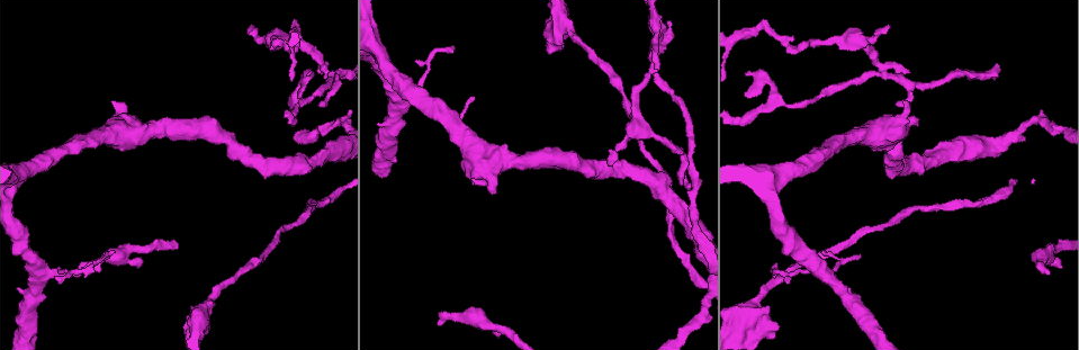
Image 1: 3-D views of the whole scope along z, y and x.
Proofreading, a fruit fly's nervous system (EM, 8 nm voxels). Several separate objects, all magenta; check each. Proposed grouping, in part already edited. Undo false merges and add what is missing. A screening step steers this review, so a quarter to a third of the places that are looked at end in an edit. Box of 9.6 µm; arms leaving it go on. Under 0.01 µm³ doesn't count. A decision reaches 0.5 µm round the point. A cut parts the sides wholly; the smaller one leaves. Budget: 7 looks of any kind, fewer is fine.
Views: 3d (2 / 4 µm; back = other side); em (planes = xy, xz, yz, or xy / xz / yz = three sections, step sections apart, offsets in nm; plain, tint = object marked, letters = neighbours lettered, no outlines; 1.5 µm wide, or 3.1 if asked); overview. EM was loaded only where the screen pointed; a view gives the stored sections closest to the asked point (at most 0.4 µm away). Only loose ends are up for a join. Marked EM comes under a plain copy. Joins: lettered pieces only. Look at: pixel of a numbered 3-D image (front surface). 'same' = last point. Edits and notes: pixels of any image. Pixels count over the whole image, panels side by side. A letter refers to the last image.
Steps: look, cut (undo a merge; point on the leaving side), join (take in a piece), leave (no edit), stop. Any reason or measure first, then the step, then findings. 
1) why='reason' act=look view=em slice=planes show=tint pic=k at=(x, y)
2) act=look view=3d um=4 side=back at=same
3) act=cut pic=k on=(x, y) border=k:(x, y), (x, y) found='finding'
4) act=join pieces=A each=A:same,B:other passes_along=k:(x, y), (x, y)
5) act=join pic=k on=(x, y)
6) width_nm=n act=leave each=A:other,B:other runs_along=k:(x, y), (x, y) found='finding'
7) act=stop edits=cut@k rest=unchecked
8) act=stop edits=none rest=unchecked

why='sharp bend' act=look view=em slice=yz step=8 show=tint pic=1 at=(884, 73)

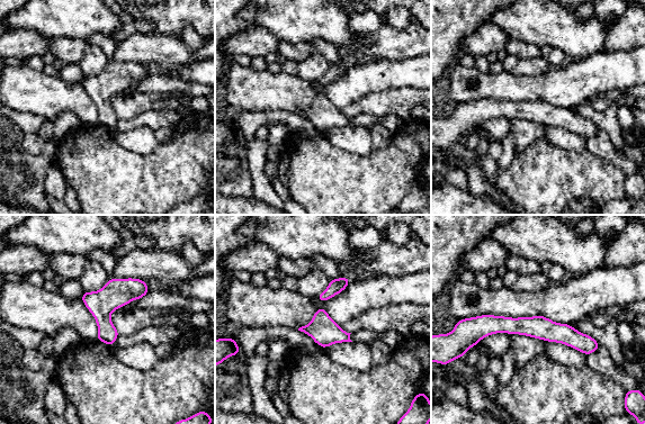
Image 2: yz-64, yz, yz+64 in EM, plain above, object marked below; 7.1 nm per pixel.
why='what lies round it' act=look view=em slice=yz step=8 show=letters at=same

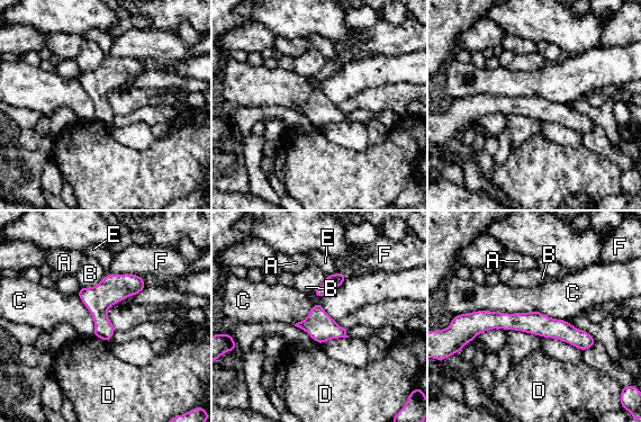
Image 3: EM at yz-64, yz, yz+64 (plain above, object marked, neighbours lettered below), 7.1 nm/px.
width_nm=160 act=leave each=A:other,B:other,C:other,D:other,E:other,F:other runs_along=3:(468, 323), (535, 322), (590, 342) found='continuous, no second neuron'

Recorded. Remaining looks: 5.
why='free end' act=look view=em slice=planes show=letters pic=1 at=(309, 73)

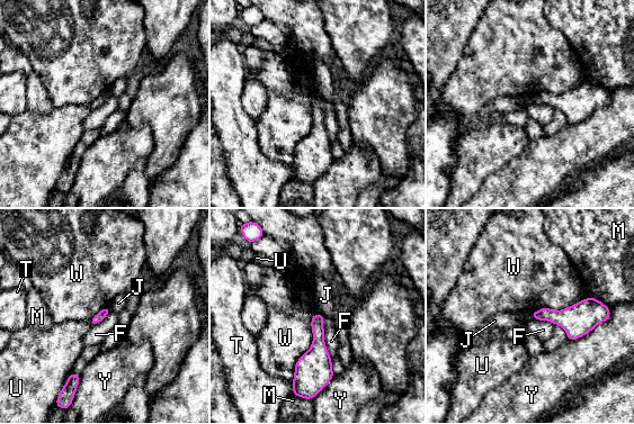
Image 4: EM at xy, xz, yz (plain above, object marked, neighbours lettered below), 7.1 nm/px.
act=leave each=F:other,J:other,M:other,T:other,U:other,W:other,Y:other found='no lettered piece goes on from it'

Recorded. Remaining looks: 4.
why='stops while still wide' act=look view=3d um=4 pic=1 at=(549, 54)

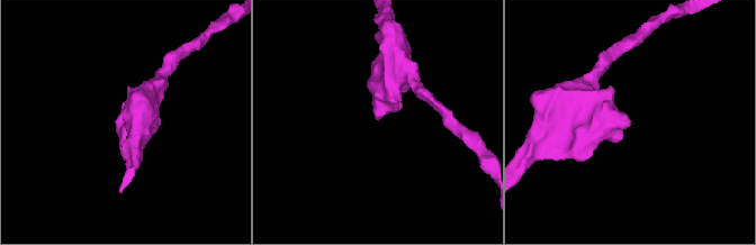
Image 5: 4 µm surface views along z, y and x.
act=look view=em slice=xy step=4 show=tint pic=5 at=(377, 117)

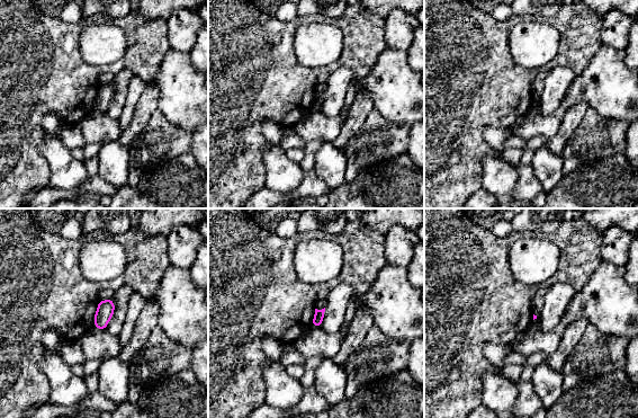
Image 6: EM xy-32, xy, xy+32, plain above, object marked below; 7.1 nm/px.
why='what lies round it' act=look view=em slice=xy step=4 show=letters at=same

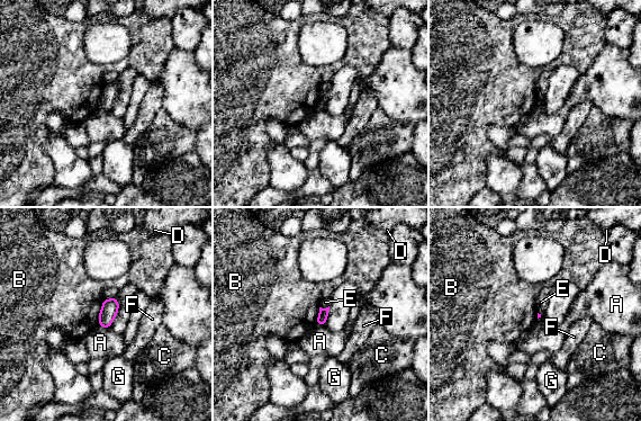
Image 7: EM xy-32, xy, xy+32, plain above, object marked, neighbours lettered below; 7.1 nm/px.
act=leave each=A:other,B:other,C:other,D:other,E:other,F:other,G:other found='none of them fits'

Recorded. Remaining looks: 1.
act=stop edits=none rest=unchecked

